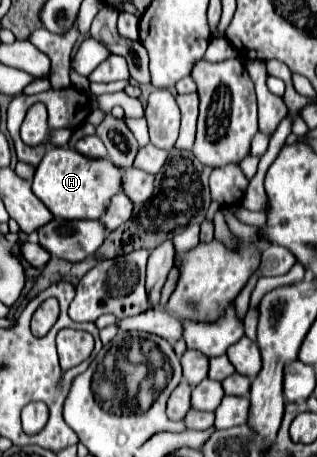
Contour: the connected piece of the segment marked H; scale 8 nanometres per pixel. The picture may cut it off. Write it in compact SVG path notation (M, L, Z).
M52 146L36 168L32 190L44 202L44 206L56 216L64 220L98 220L112 196L122 192L124 172L110 158L88 158L72 148Z

